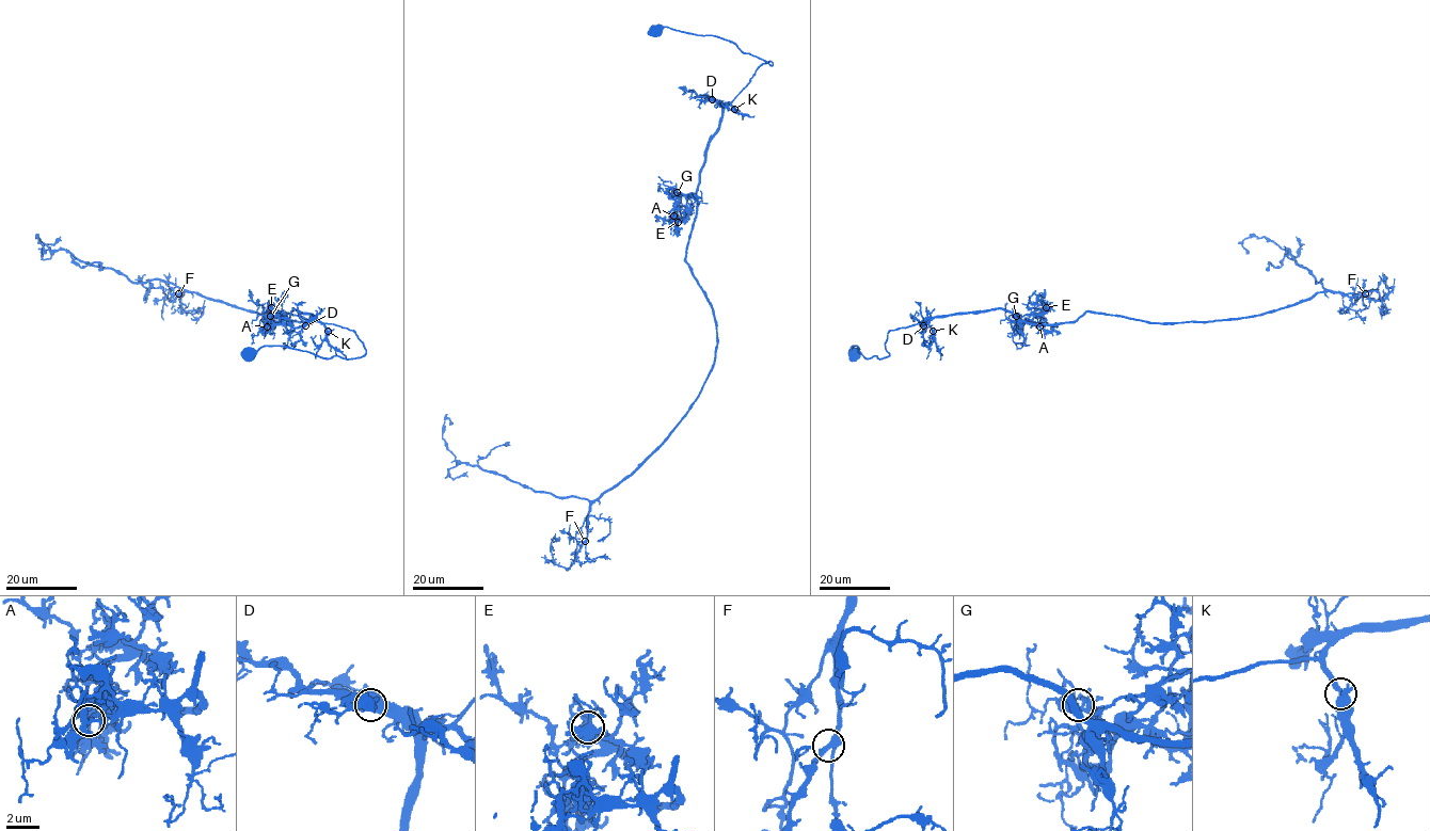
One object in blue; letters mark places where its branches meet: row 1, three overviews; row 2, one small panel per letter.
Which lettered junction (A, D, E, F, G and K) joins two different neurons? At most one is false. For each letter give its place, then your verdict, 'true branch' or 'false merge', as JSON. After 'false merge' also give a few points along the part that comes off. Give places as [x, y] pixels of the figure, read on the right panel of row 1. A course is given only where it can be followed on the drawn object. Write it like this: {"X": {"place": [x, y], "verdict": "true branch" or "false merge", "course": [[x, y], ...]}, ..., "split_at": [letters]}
{"A": {"place": [1039, 326], "verdict": "true branch"}, "D": {"place": [923, 325], "verdict": "true branch"}, "E": {"place": [1046, 307], "verdict": "true branch"}, "F": {"place": [1365, 293], "verdict": "true branch"}, "G": {"place": [1016, 316], "verdict": "false merge", "course": [[1016, 316], [1028, 322], [1041, 310], [1025, 314], [1020, 318], [1023, 326]]}, "K": {"place": [933, 331], "verdict": "true branch"}, "split_at": ["G"]}

